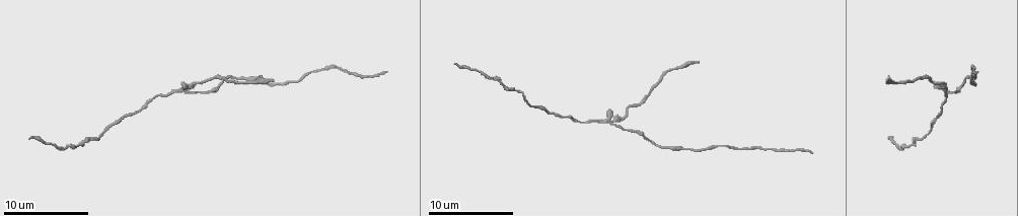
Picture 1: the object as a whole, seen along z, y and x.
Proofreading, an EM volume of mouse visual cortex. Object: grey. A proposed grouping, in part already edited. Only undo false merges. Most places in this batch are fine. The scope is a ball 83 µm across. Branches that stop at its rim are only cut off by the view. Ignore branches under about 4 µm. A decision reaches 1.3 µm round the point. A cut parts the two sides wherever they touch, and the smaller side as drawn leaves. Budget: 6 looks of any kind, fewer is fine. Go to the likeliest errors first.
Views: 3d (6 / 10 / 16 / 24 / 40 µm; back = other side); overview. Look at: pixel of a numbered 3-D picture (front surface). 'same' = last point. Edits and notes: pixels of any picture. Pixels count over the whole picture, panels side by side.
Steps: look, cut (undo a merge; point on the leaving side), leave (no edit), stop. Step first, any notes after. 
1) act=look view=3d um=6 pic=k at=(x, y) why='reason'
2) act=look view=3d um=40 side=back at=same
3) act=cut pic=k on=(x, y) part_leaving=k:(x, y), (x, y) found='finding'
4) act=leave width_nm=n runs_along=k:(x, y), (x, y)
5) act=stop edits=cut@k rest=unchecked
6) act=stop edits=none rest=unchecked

act=look view=3d um=16 pic=1 at=(182, 89) why='four arms meet'

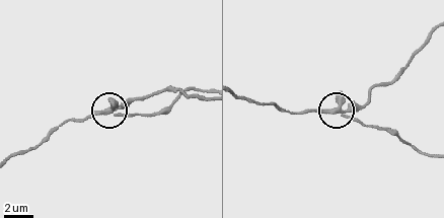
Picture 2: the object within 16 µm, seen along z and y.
act=cut pic=2 on=(129, 103) side_arm_um=14 part_leaving=2:(108, 112), (169, 89), (206, 96) found='a second neuron is stuck on'

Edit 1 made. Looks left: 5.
act=look view=3d um=10 pic=1 at=(78, 145) why='narrows sharply'

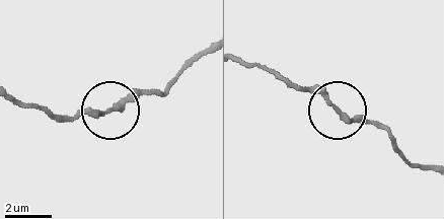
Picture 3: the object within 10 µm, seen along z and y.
act=look view=3d um=10 side=back pic=3 at=(332, 108)

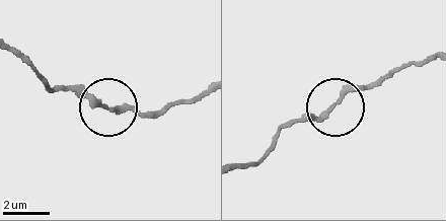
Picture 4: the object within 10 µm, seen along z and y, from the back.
act=leave runs_along=4:(15, 49), (52, 89), (91, 95), (132, 113), (158, 113) found='one neuron here'

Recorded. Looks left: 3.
act=look view=3d um=10 pic=1 at=(963, 83) why='thick turns thin'

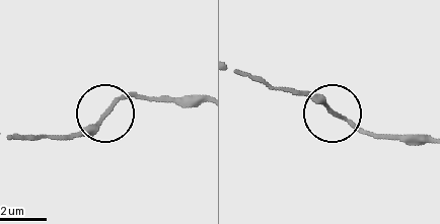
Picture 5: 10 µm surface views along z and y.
act=leave runs_along=5:(46, 137), (79, 136), (126, 98), (147, 96) found='one neuron here'

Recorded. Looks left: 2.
act=stop edits=cut@2 rest=unchecked

